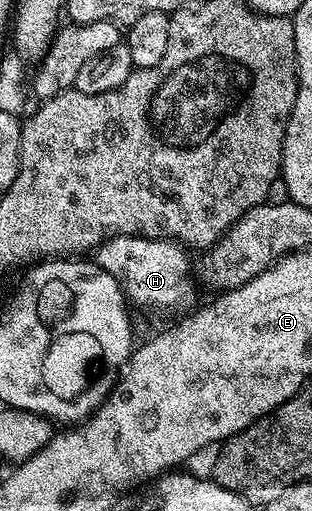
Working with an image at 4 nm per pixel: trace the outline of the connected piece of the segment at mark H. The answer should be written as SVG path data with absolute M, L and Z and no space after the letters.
M117 236L112 240L106 240L101 246L96 249L96 262L104 270L108 270L108 274L112 274L112 278L116 278L116 282L121 286L123 293L131 301L134 300L142 308L186 308L185 310L190 310L195 307L194 304L194 280L190 277L190 256L185 247L179 244L177 240L149 240L143 236Z

